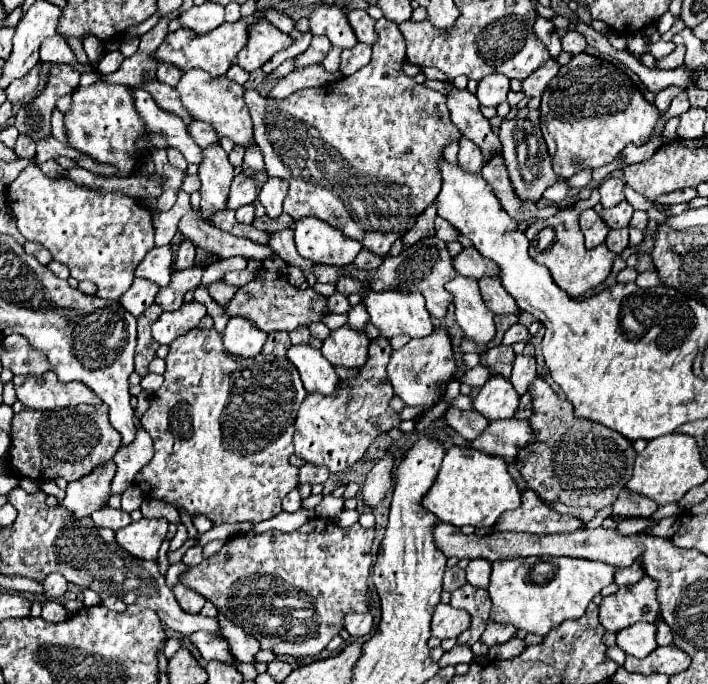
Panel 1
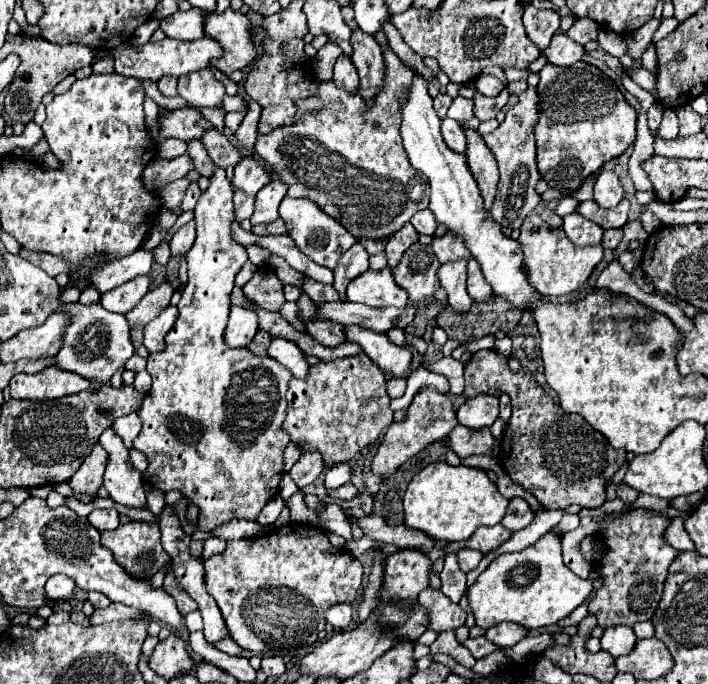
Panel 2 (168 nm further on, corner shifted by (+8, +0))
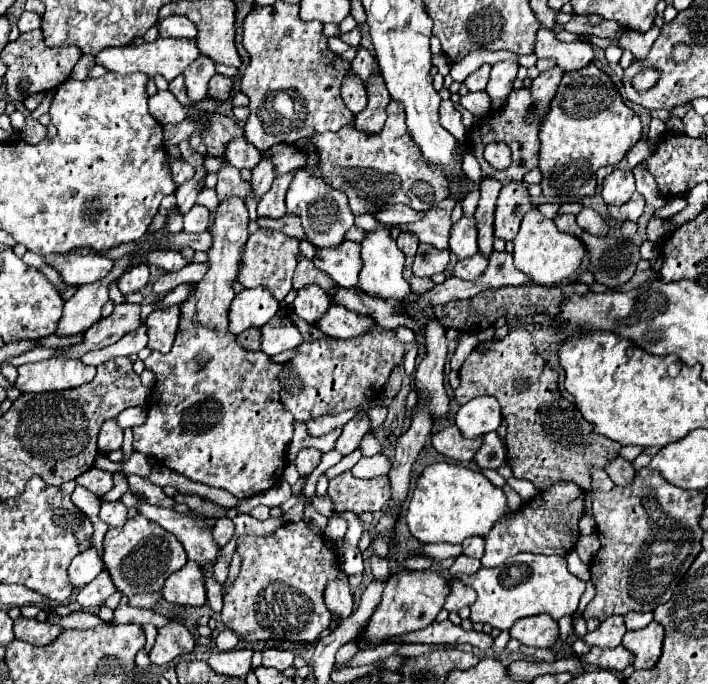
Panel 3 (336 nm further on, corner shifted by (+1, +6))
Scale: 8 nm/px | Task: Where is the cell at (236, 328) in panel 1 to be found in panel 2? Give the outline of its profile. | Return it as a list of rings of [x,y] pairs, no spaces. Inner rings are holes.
[[[232,307],[230,309],[230,321],[226,327],[226,343],[228,347],[246,347],[248,341],[258,331],[258,315],[252,309],[246,307]]]

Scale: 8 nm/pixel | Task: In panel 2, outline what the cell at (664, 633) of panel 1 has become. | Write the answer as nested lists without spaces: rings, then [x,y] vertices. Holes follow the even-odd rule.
[[[652,621],[636,623],[636,625],[632,625],[632,631],[634,631],[634,635],[636,635],[636,637],[640,637],[640,639],[646,639],[646,637],[652,637],[652,635],[654,635]]]

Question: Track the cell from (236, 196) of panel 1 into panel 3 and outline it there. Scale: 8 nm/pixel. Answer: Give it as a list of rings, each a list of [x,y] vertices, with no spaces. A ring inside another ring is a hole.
[[[279,143],[267,151],[261,151],[261,159],[271,159],[271,163],[275,163],[275,175],[285,175],[305,165],[305,155],[287,143]]]

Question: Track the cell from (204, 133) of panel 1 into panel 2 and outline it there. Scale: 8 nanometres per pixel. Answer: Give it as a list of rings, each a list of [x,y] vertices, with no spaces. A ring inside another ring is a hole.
[[[208,131],[204,137],[202,137],[202,143],[204,147],[208,149],[212,161],[216,163],[216,167],[236,167],[240,161],[242,161],[242,153],[240,149],[236,149],[226,135],[222,135],[220,131]]]

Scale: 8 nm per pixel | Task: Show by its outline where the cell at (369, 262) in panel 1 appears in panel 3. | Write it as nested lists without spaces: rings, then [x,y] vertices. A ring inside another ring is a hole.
[[[345,241],[337,249],[317,249],[315,267],[325,271],[337,285],[355,287],[359,269],[363,267],[361,247],[355,241]]]

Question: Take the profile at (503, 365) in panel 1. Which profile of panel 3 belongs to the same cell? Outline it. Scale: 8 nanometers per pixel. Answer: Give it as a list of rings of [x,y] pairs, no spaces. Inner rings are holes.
[[[513,329],[505,339],[479,343],[459,369],[459,379],[461,385],[455,391],[459,405],[477,395],[493,395],[499,401],[501,413],[507,419],[507,463],[513,469],[515,477],[531,481],[539,493],[547,491],[557,481],[573,481],[575,485],[579,485],[579,489],[591,491],[591,467],[607,467],[611,459],[619,457],[621,445],[603,435],[597,435],[593,423],[587,423],[581,411],[561,397],[557,387],[557,373],[545,365],[541,355],[535,351],[531,335],[525,329]]]

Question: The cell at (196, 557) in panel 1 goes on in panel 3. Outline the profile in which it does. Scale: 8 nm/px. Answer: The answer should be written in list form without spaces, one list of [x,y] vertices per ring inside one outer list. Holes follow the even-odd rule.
[[[221,517],[211,533],[213,533],[213,539],[223,547],[233,537],[233,521],[229,517]]]

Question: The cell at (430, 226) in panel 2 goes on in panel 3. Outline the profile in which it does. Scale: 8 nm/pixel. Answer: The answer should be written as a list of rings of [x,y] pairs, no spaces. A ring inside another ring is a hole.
[[[393,205],[393,207],[385,207],[375,217],[387,225],[401,225],[401,223],[415,223],[415,221],[423,219],[423,215],[425,215],[423,211],[415,211],[405,205]]]

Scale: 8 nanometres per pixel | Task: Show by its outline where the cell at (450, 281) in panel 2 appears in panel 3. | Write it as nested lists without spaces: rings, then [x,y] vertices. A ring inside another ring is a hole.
[[[461,217],[457,223],[453,223],[451,239],[449,239],[449,249],[457,257],[457,261],[469,259],[471,255],[475,255],[479,251],[475,219]]]

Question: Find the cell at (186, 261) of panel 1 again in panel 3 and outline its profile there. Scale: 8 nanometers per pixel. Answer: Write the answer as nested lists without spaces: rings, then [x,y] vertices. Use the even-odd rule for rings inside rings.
[[[193,205],[191,211],[185,215],[185,233],[203,233],[209,227],[209,209],[201,205]]]

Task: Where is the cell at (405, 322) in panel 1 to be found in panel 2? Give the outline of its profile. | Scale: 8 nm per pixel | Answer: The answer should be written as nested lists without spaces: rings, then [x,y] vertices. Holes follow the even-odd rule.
[[[384,267],[380,271],[368,269],[362,275],[358,275],[348,285],[346,299],[370,307],[402,307],[404,303],[408,303],[408,293],[396,285],[392,269]]]

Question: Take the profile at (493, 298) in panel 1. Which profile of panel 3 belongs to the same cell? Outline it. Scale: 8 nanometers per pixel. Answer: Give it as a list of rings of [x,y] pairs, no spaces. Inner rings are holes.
[[[473,255],[471,259],[465,259],[461,263],[455,265],[455,275],[459,279],[465,279],[465,281],[475,281],[479,279],[479,275],[483,275],[483,271],[487,269],[487,263],[489,259],[485,255]]]

